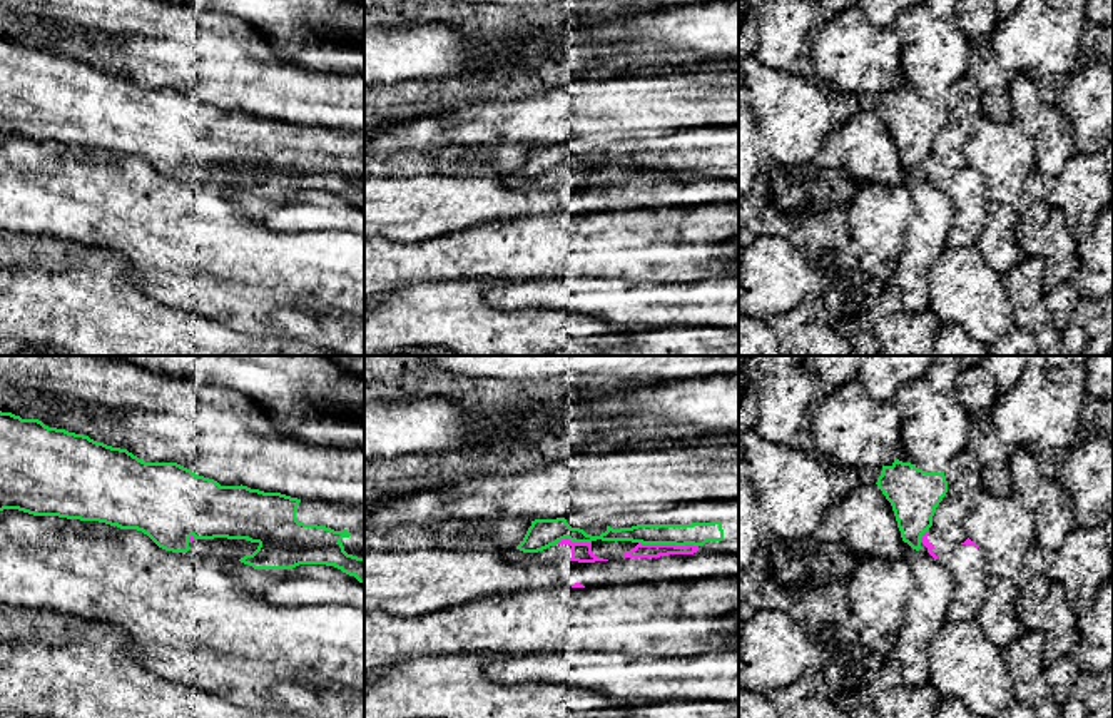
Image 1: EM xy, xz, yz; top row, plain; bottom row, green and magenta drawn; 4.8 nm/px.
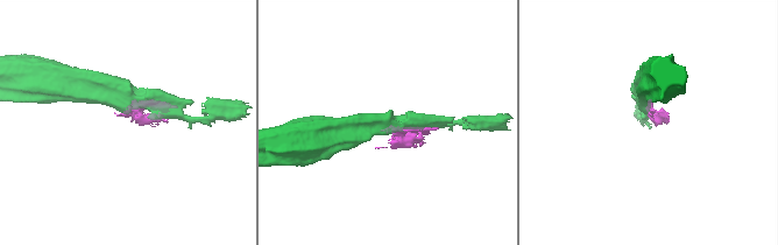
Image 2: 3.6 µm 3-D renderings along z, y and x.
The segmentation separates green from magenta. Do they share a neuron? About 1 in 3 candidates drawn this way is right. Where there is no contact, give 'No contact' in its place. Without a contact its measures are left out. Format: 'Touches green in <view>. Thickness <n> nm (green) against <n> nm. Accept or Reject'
Touches green in xz. Thickness 110 nm (green) against 70 nm. Reject

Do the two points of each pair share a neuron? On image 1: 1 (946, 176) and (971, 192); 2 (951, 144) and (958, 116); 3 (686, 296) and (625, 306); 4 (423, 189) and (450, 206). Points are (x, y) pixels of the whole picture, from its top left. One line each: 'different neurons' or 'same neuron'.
1: same neuron
2: same neuron
3: same neuron
4: same neuron

